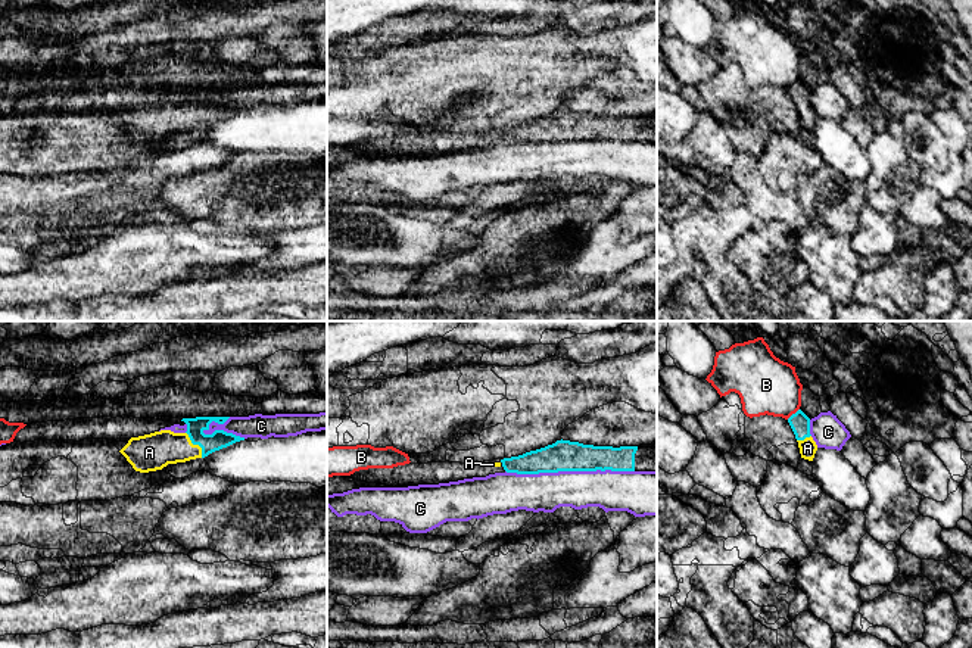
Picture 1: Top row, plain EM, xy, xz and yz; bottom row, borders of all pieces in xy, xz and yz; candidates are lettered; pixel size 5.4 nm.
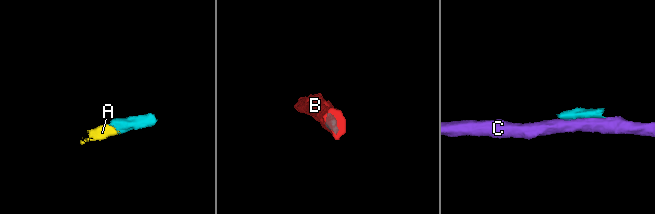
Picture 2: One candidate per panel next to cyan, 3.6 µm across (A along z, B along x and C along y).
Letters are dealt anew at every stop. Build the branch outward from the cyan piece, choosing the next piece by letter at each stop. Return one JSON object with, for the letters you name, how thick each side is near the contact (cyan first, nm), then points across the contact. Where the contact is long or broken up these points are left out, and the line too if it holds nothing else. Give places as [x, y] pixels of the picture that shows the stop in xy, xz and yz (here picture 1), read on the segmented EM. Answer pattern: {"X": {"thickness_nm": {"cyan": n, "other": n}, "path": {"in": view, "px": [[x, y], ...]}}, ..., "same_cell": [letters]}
{"A": {"thickness_nm": {"cyan": 100, "other": 200}, "path": {"in": "xy", "px": [[218, 439], [209, 444], [196, 444], [155, 451]]}}, "same_cell": ["A"]}

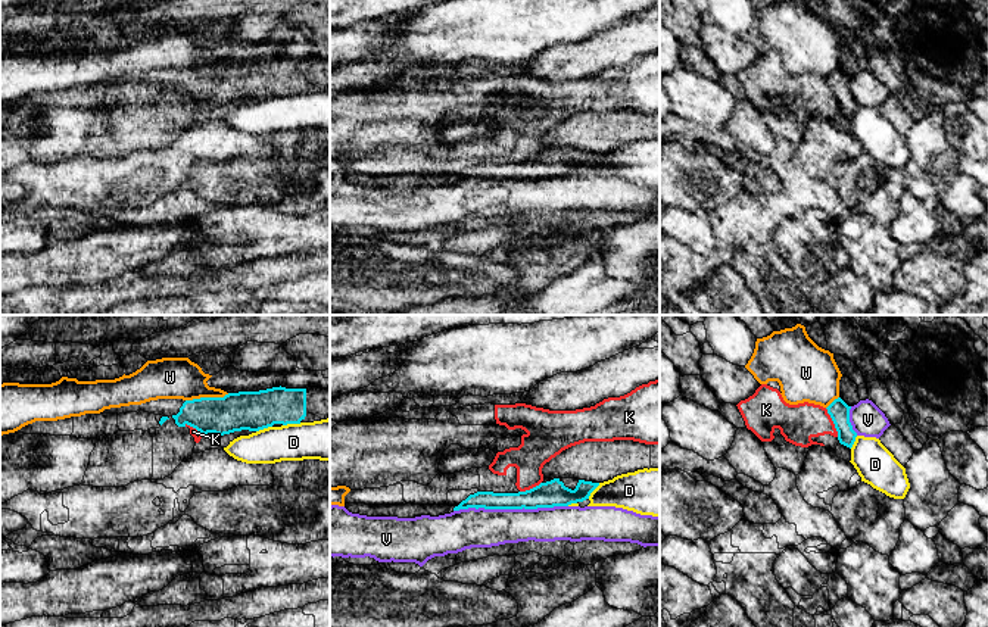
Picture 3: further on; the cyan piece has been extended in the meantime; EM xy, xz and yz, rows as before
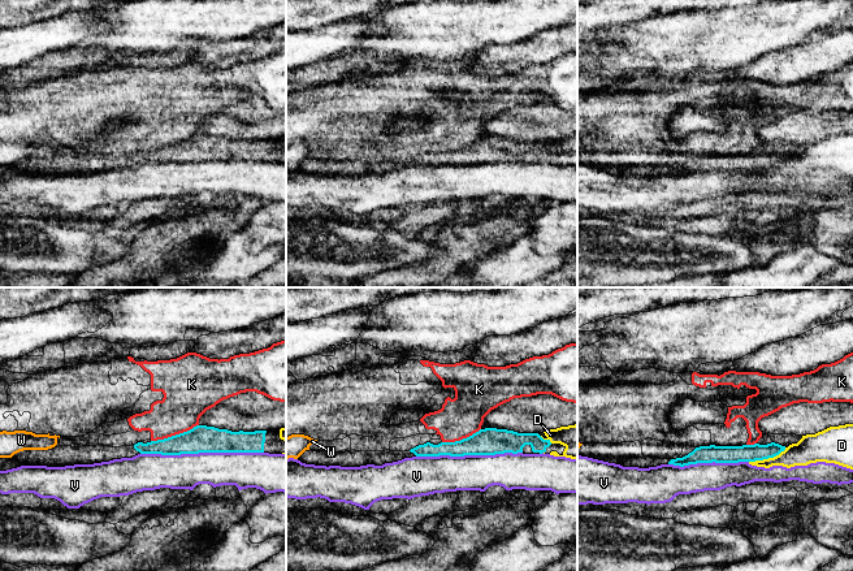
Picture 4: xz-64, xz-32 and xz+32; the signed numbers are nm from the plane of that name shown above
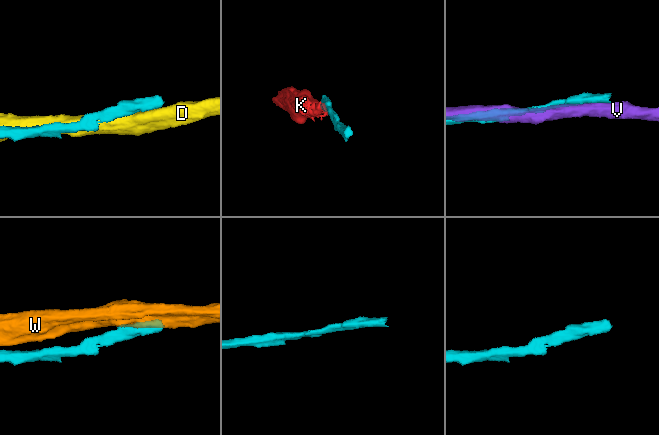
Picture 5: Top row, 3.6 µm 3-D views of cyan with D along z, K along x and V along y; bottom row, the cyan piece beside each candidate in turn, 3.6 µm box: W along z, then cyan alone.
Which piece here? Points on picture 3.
{"same_cell": []}

